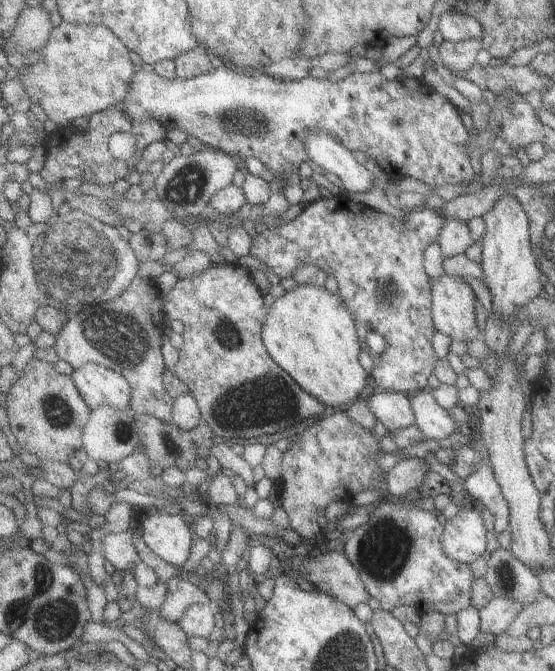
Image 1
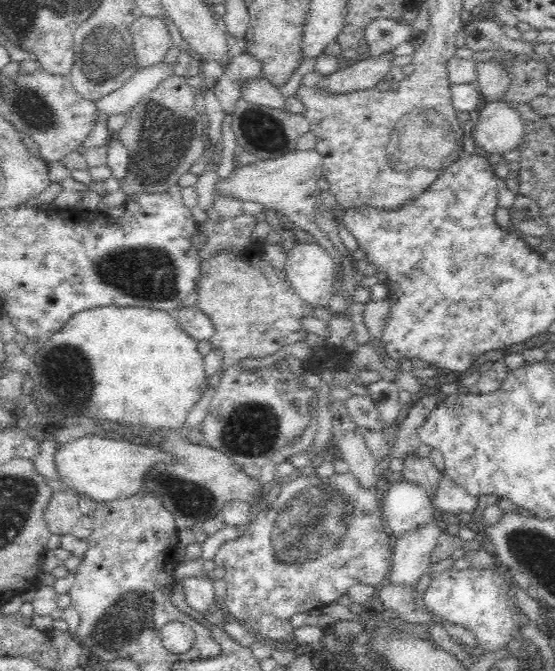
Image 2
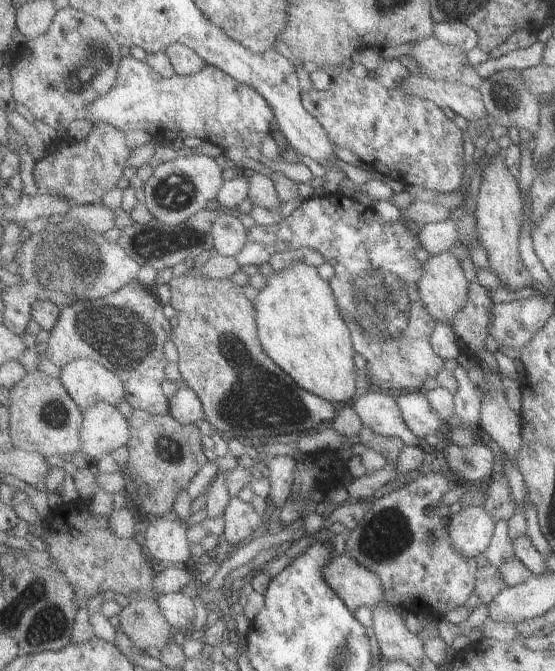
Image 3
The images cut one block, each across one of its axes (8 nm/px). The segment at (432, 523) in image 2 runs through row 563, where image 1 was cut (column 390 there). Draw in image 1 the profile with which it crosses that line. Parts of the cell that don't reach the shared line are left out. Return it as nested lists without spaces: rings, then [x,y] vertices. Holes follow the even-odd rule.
[[[375,392],[367,400],[369,410],[373,416],[389,430],[403,430],[415,426],[415,416],[411,410],[411,396],[409,394],[395,394],[395,392]]]

